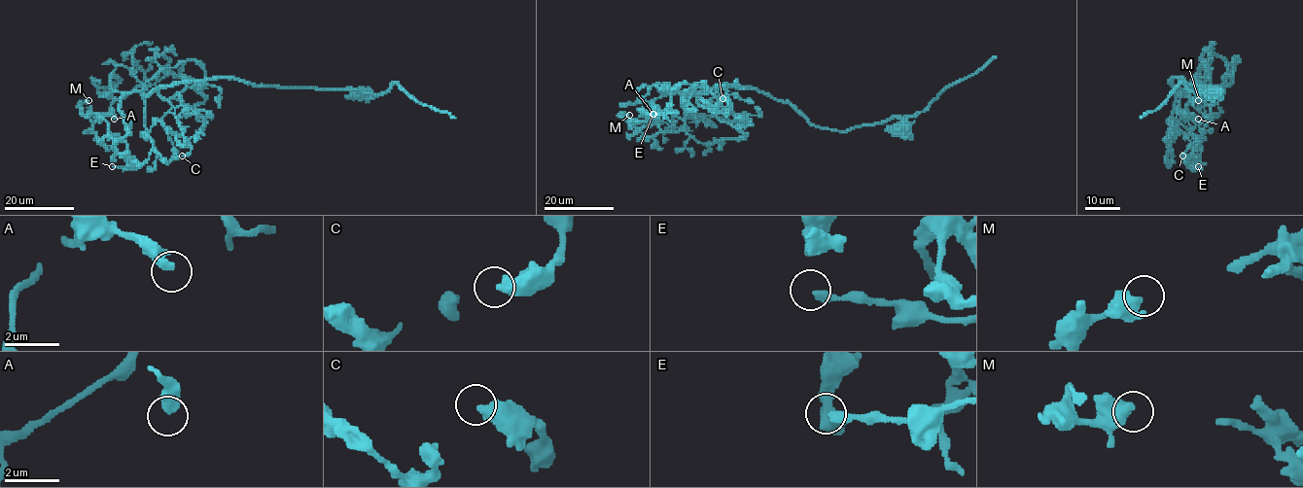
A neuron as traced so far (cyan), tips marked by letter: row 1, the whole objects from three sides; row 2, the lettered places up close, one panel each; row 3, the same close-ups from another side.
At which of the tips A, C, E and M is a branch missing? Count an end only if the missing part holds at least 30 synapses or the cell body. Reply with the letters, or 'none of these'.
none of these

